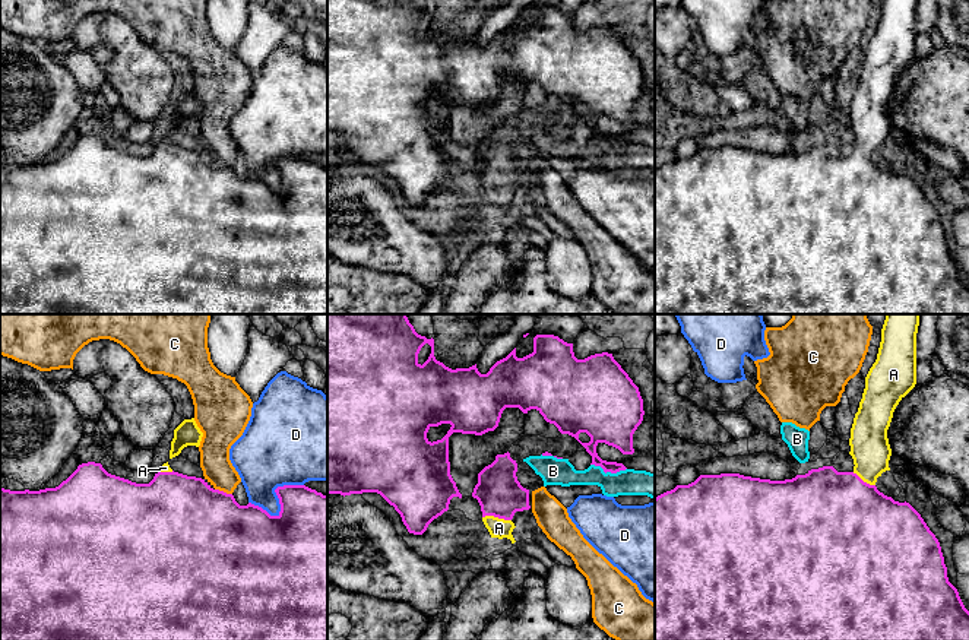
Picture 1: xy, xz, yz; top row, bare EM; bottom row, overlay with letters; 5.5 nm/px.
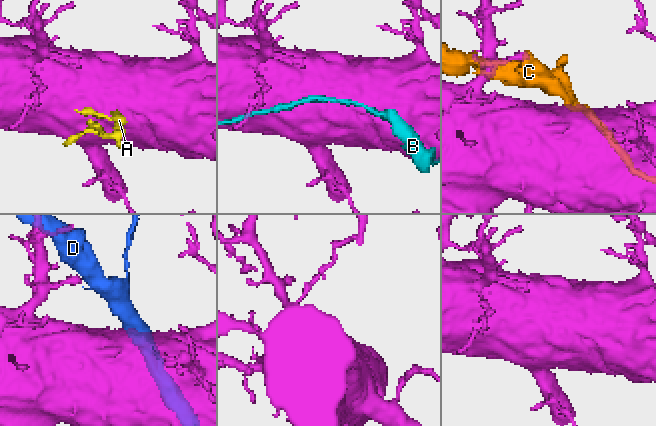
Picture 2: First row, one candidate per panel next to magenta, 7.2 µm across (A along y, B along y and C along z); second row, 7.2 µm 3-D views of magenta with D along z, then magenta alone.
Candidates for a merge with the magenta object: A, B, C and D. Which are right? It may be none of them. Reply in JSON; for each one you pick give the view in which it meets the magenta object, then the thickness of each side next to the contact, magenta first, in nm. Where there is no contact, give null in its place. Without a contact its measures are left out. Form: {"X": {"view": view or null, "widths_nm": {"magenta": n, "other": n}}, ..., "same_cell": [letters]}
{"A": {"view": "xz", "widths_nm": {"magenta": 260, "other": 110}}, "same_cell": ["A"]}

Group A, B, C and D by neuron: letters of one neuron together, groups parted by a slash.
A / B / C / D

